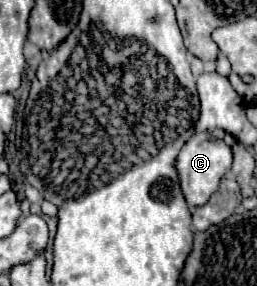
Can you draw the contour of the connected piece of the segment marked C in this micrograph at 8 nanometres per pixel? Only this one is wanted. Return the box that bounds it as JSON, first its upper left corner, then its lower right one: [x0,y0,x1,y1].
[177,133,233,207]

